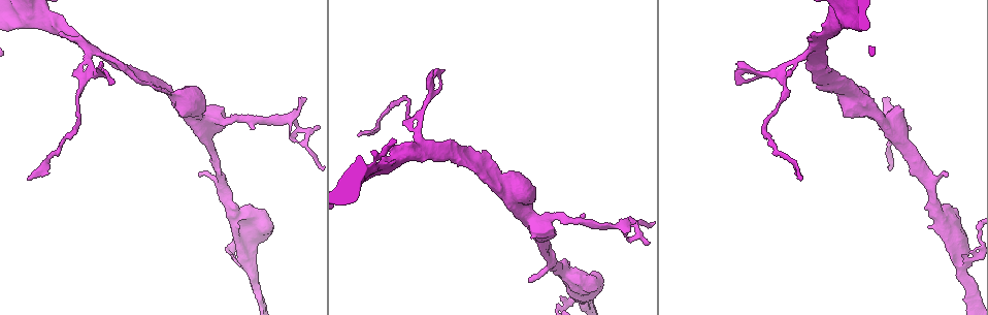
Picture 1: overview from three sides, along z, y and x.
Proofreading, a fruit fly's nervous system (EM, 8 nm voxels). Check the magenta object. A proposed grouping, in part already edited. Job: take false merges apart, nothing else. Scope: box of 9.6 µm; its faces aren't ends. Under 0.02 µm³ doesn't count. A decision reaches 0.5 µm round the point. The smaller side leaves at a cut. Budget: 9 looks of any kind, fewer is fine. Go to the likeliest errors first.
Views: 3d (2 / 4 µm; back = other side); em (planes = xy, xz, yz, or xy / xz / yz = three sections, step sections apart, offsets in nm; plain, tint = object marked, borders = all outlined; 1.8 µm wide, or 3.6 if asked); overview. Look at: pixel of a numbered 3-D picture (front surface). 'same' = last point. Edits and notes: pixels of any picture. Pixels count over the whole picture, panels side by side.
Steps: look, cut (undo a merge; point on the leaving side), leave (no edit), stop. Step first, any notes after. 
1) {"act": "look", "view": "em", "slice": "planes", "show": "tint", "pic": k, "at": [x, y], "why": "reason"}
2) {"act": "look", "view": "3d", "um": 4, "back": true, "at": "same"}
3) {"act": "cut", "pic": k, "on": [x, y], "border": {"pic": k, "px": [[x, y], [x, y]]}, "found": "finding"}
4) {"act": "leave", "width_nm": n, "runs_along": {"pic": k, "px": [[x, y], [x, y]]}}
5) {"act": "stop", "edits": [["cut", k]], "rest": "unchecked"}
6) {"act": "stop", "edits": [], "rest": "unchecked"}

{"act": "look", "view": "3d", "um": 4, "pic": 1, "at": [30, 21], "why": "sharp bend"}

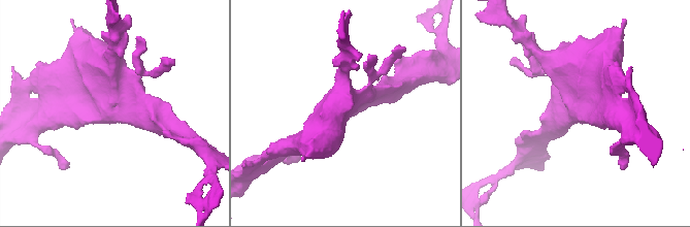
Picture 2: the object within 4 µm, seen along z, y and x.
{"act": "look", "view": "em", "um": 3.6, "slice": "planes", "show": "tint", "pic": 2, "at": [110, 112], "why": "need the tissue"}

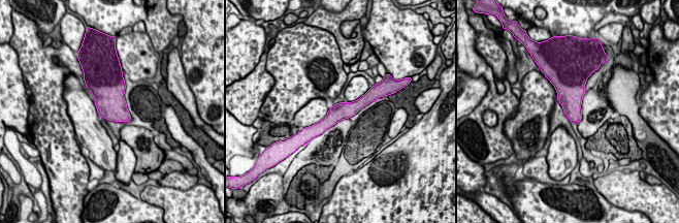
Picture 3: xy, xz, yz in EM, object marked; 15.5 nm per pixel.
{"act": "leave", "runs_along": {"pic": 3, "px": [[366, 97], [318, 129]]}, "found": "continuous, no second neuron"}

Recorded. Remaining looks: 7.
{"act": "look", "view": "em", "slice": "planes", "show": "tint", "pic": 1, "at": [285, 121], "why": "thick turns thin"}

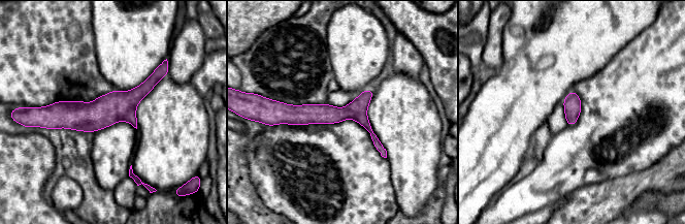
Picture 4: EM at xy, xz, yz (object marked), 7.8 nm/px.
{"act": "leave", "runs_along": {"pic": 4, "px": [[158, 75], [104, 112], [50, 110]]}, "found": "all the same neuron"}

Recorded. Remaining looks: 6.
{"act": "look", "view": "em", "um": 3.6, "slice": "planes", "show": "plain", "pic": 1, "at": [174, 97], "why": "calibre changes"}

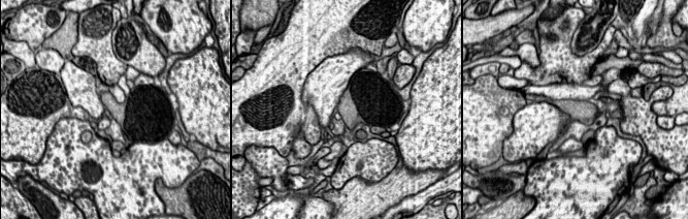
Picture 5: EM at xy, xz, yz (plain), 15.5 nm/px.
{"act": "look", "view": "em", "um": 3.6, "slice": "planes", "show": "tint", "at": "same"}

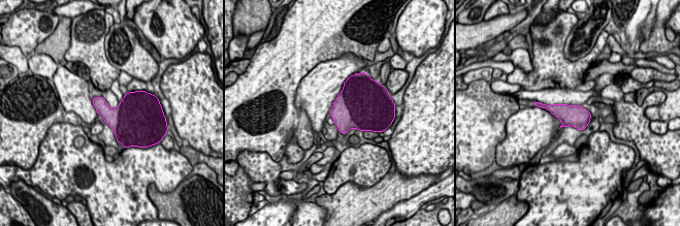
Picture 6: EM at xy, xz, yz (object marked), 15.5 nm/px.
{"act": "leave", "found": "continuous, no second neuron"}

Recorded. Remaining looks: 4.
{"act": "look", "view": "3d", "um": 2, "pic": 1, "at": [583, 286], "why": "two arms at a narrow angle"}

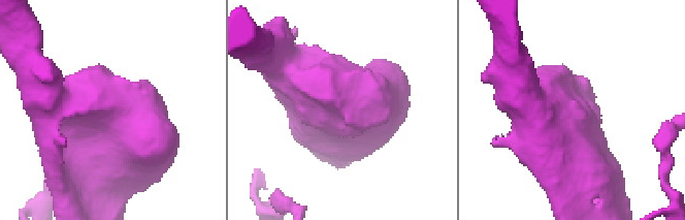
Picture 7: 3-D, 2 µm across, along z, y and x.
{"act": "look", "view": "em", "slice": "planes", "show": "plain", "pic": 7, "at": [115, 134]}

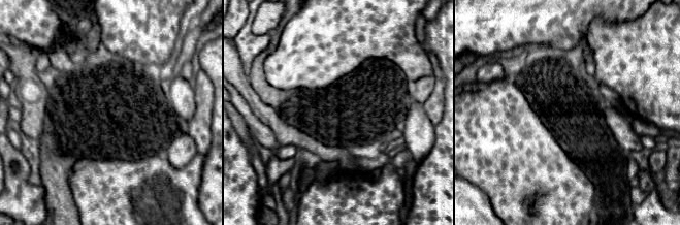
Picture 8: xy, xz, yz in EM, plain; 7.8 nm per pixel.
{"act": "look", "view": "em", "slice": "planes", "show": "tint", "at": "same"}

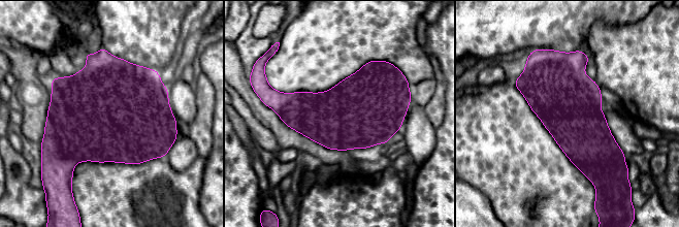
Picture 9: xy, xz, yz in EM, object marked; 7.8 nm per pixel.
{"act": "leave", "found": "all the same neuron"}

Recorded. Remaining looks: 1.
{"act": "stop", "edits": [], "rest": "unchecked"}

